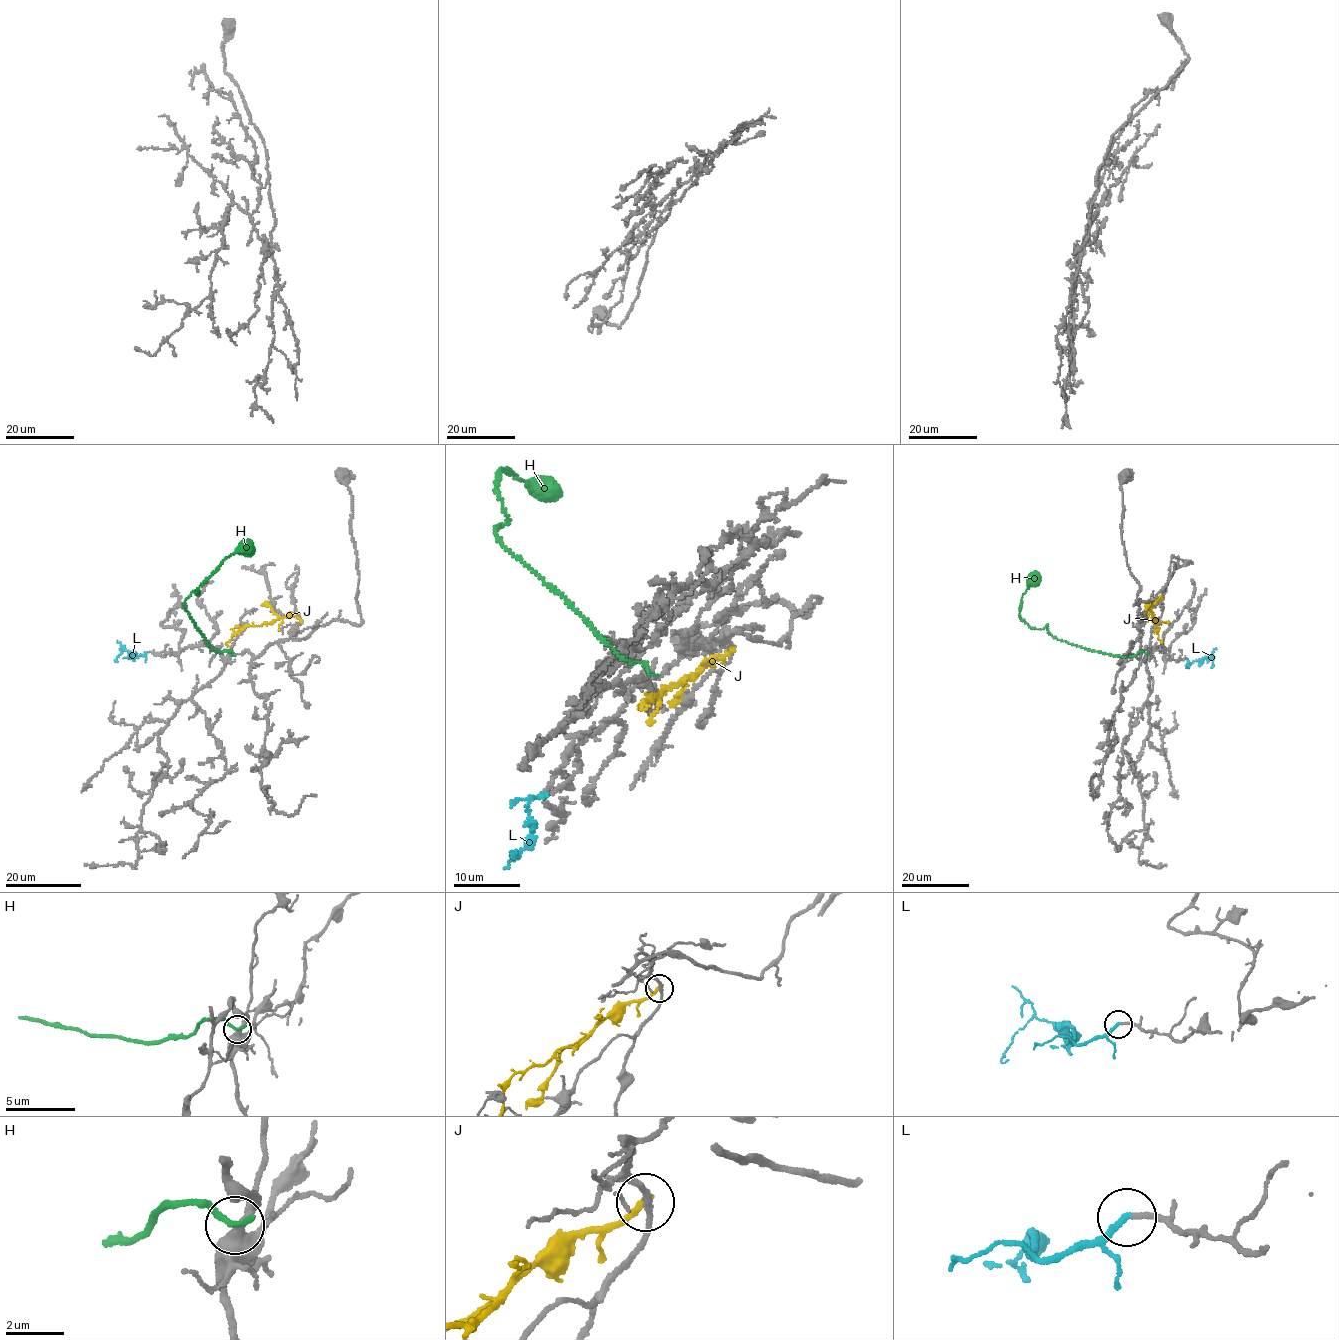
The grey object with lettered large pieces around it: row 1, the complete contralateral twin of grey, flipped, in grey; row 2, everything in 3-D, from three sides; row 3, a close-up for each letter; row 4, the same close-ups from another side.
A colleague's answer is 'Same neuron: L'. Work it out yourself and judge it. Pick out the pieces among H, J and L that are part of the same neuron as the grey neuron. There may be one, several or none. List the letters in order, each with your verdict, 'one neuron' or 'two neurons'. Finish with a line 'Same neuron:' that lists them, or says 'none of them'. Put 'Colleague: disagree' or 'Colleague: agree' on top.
Colleague: disagree
H: two neurons
J: two neurons
L: two neurons
Same neuron: none of them

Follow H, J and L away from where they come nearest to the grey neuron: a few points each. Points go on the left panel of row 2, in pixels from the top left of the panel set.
H: (231, 656), (208, 645), (185, 603), (226, 559), (252, 548)
J: (301, 621), (286, 615), (271, 623), (241, 627), (227, 642), (229, 645)
L: (147, 652), (135, 657), (134, 653), (125, 650), (115, 662)

